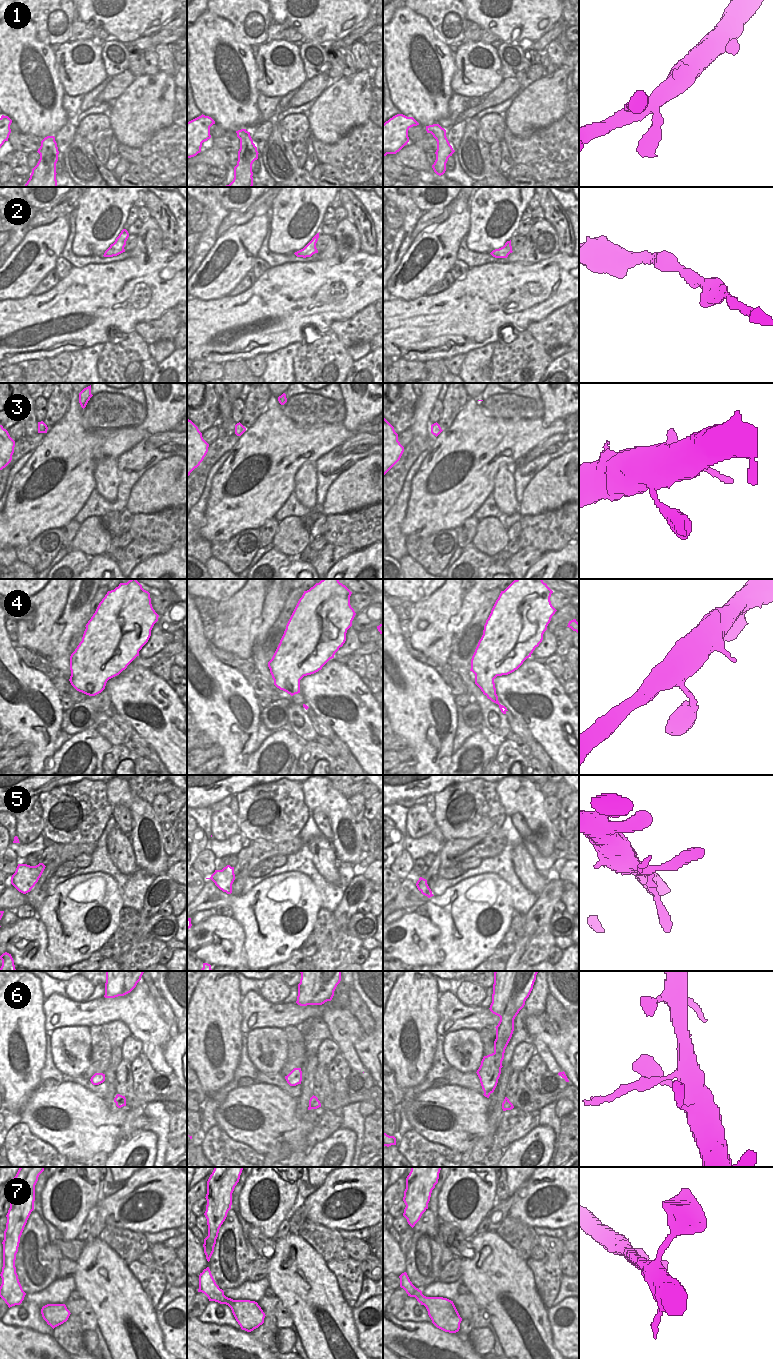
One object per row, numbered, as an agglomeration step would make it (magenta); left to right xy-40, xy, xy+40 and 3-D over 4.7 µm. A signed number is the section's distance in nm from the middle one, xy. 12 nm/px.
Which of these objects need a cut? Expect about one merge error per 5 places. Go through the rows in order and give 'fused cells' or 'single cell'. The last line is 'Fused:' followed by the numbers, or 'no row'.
1: single cell
2: single cell
3: single cell
4: single cell
5: fused cells
6: single cell
7: single cell
Fused: 5

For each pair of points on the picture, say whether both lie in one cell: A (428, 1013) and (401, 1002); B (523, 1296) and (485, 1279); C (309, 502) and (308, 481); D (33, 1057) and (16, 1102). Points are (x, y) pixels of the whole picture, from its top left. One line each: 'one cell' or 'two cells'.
A: one cell
B: one cell
C: one cell
D: one cell

